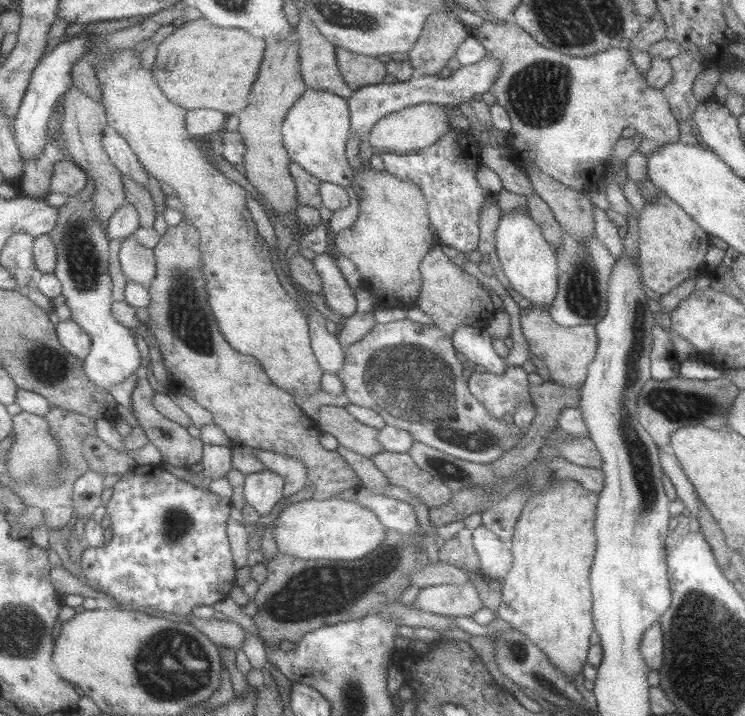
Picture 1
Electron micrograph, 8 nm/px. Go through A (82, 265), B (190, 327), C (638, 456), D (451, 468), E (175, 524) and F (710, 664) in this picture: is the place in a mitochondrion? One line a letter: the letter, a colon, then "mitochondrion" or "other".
A: mitochondrion
B: mitochondrion
C: mitochondrion
D: mitochondrion
E: mitochondrion
F: mitochondrion

